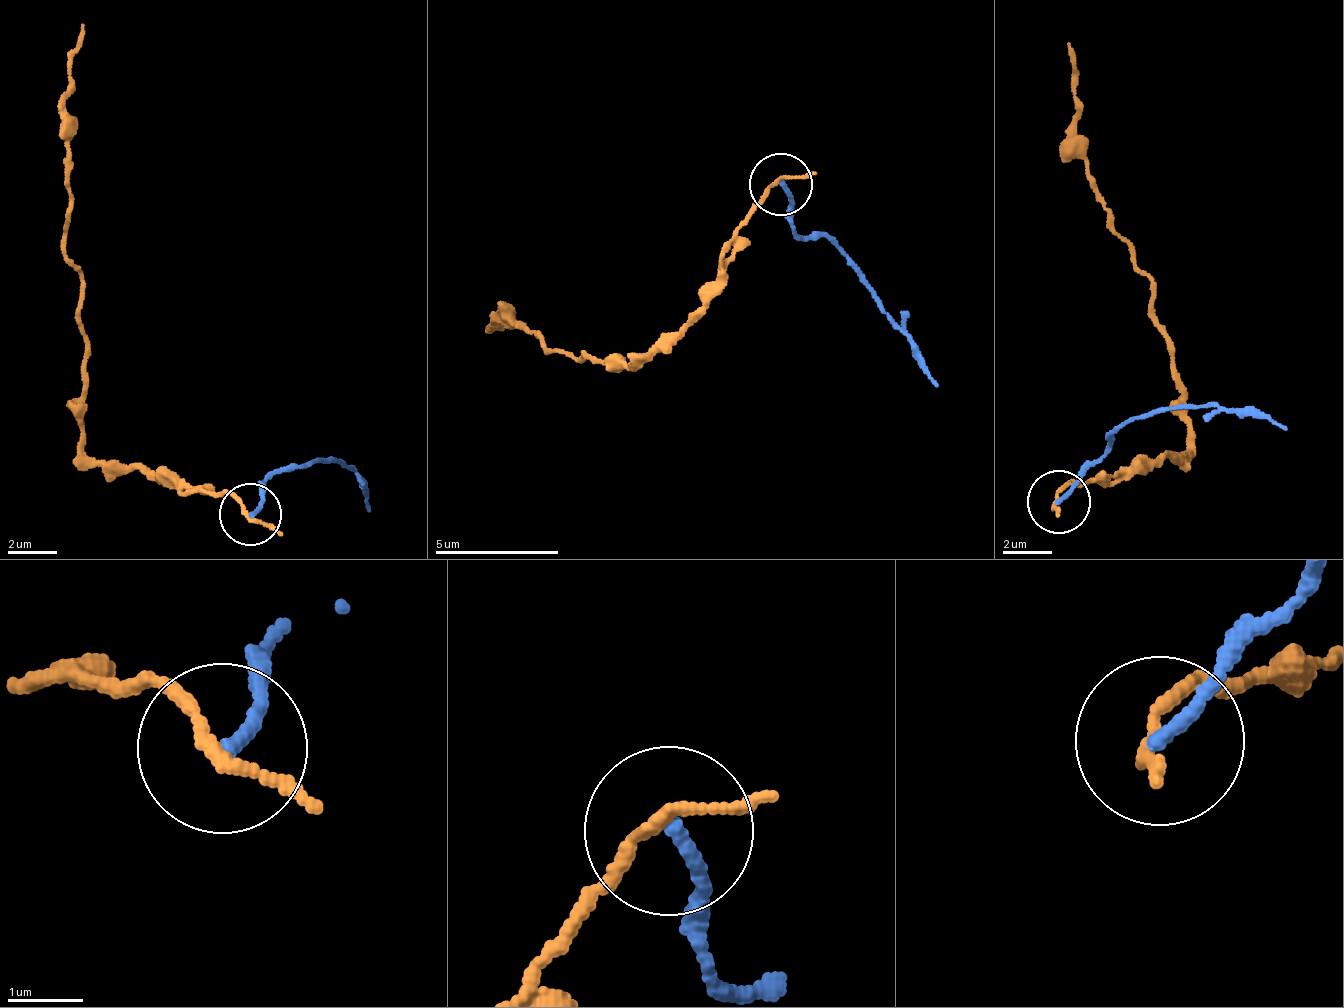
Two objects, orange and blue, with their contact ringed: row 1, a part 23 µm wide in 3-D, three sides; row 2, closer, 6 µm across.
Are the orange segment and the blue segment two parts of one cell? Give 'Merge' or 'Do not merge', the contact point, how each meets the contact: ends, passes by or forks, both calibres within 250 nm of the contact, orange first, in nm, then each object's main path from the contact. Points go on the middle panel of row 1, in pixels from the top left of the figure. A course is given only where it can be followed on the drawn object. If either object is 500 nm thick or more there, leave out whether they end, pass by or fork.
Do not merge. Place: (780, 184). At the ring orange passes by. At the ring blue ends. Thickness 160 nm (orange) against 180 nm. Course of orange: (779, 185), (733, 233), (726, 289), (619, 371), (605, 369), (585, 356), (574, 363), (499, 321), (491, 328). Course of blue: (779, 185), (797, 232), (834, 238), (894, 330), (939, 387)

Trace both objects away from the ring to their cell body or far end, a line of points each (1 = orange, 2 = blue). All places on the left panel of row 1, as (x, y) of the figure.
1: (248, 516), (200, 486), (179, 490), (82, 450), (86, 344), (79, 273), (66, 250), (62, 118), (83, 25)
2: (248, 516), (268, 482), (322, 459), (351, 468), (370, 513)

